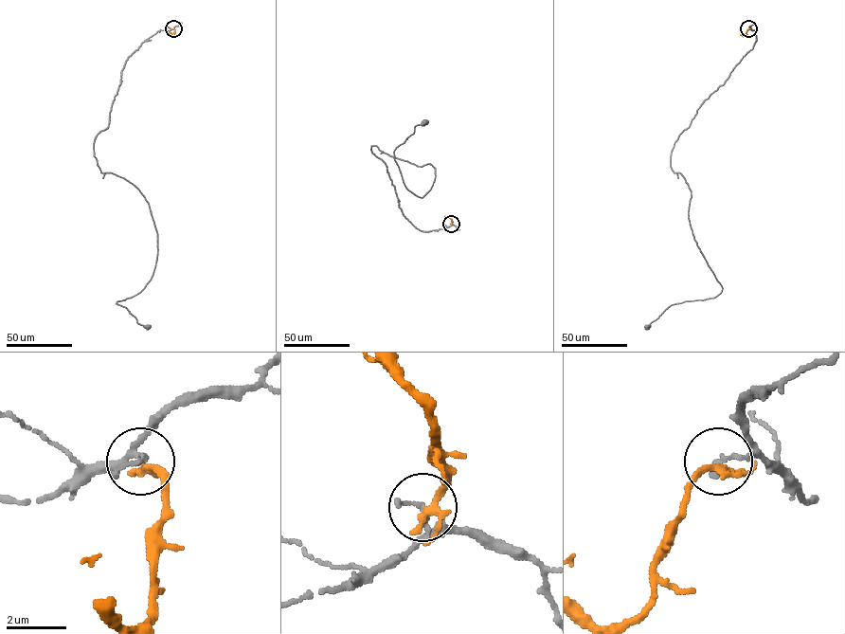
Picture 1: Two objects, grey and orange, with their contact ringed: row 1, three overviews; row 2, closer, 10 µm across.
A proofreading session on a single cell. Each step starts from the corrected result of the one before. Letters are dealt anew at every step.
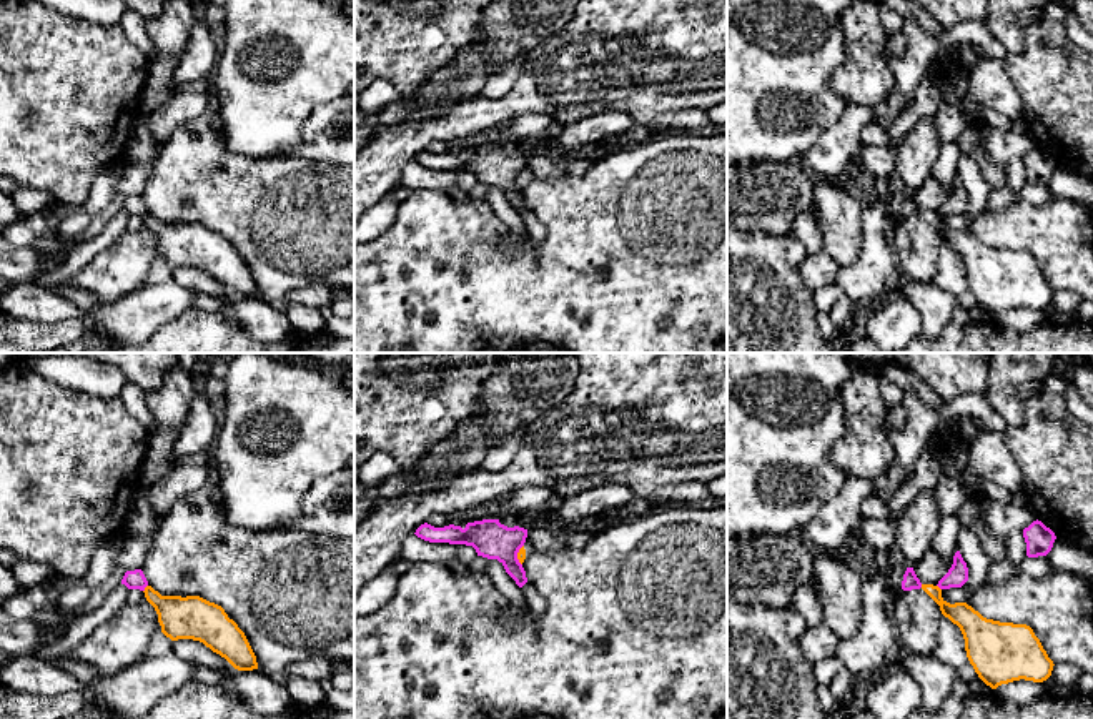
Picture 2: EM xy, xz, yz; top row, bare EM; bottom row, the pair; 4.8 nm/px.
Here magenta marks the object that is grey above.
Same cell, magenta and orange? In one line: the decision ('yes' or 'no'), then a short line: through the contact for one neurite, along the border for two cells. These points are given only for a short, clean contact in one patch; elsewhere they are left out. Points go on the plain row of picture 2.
no; line xy (147, 212), (143, 218)

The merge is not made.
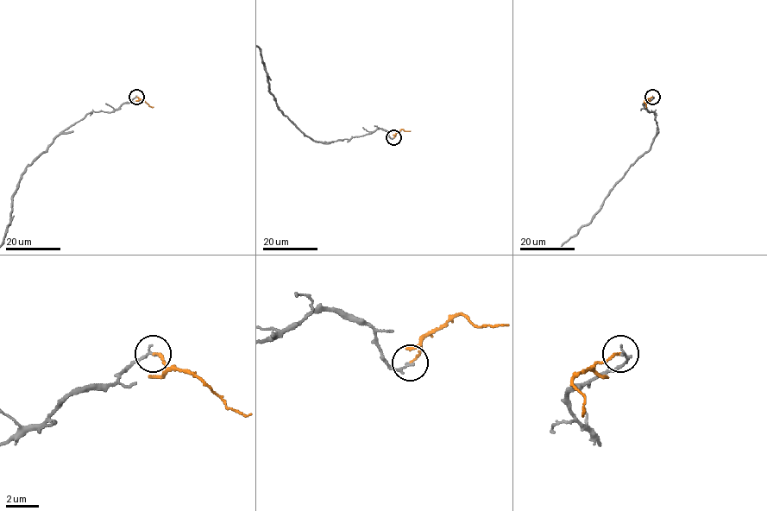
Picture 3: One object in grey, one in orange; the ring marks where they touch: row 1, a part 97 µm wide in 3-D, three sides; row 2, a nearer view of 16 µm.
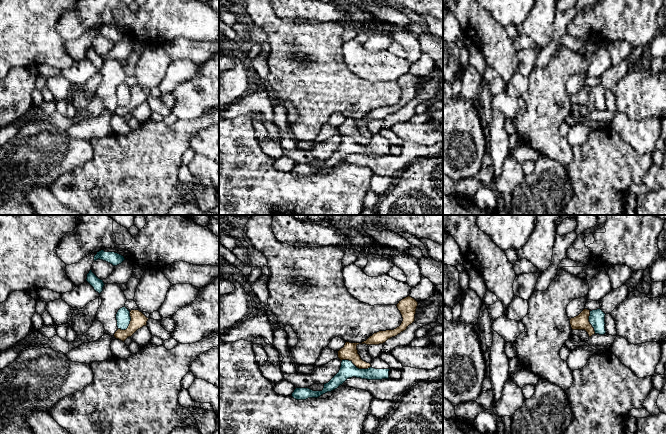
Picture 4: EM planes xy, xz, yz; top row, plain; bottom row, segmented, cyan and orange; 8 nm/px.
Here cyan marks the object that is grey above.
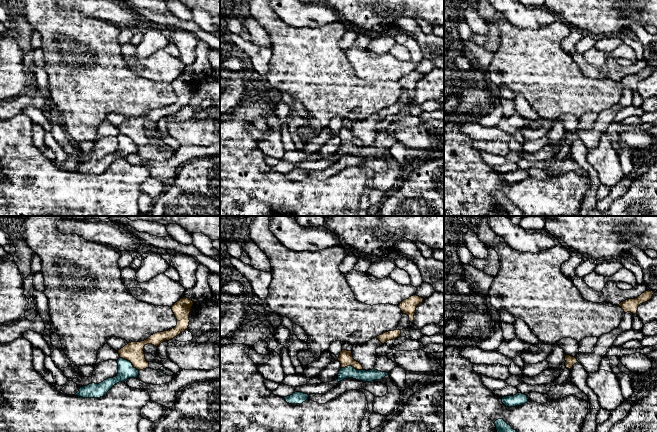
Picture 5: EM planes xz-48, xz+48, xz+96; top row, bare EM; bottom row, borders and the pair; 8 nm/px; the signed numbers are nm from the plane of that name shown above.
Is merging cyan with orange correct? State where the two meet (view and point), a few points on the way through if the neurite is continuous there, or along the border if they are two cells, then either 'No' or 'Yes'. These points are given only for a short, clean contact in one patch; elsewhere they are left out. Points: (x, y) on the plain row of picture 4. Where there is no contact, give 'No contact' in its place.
Touches cyan at xz (355, 142). Boundary: xz (341, 136), (350, 136), (359, 144), (370, 143). No

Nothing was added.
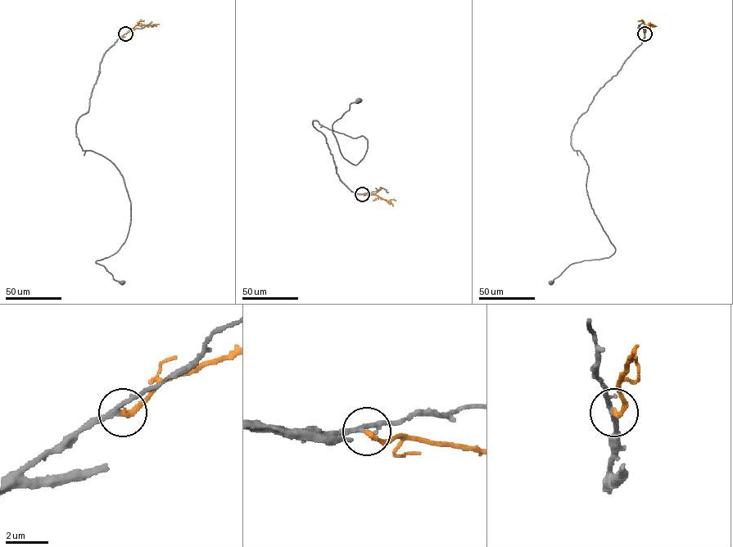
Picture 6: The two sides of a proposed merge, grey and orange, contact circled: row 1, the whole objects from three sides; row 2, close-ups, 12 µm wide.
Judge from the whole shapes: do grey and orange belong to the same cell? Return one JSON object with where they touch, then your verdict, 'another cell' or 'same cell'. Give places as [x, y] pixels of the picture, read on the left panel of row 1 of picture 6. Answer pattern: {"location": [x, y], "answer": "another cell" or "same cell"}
{"location": [125, 33], "answer": "same cell"}

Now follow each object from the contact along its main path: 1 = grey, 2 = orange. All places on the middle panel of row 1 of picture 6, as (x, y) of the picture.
1: (362, 194), (341, 180), (313, 124), (364, 137), (367, 151), (356, 165), (343, 156), (332, 125), (358, 101)
2: (362, 194), (373, 194), (386, 201), (395, 200)

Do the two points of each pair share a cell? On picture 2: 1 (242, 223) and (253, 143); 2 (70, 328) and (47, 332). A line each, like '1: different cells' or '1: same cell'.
1: different cells
2: same cell

